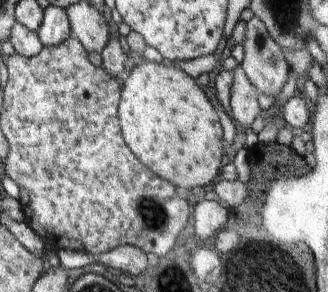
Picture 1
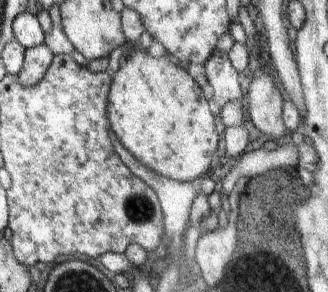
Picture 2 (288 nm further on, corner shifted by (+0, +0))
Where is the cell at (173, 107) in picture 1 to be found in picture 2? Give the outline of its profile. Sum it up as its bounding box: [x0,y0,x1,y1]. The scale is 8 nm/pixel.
[107,50,221,184]

